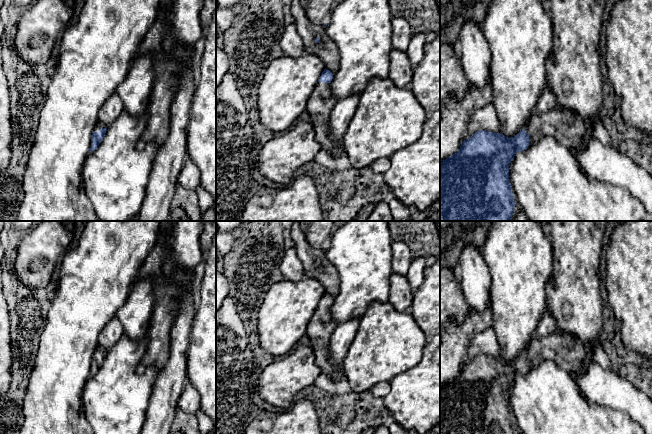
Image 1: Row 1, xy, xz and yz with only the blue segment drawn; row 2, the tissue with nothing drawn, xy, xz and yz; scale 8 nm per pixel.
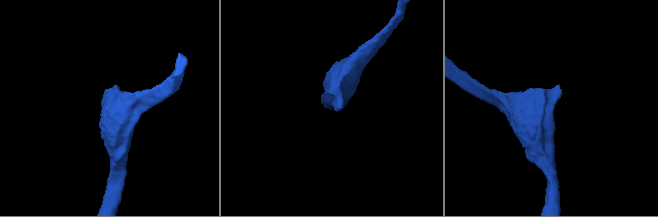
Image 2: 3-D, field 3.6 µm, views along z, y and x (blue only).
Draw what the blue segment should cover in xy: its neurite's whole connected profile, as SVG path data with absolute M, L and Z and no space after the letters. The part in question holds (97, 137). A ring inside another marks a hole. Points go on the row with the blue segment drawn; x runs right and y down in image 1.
M99 122L92 133L91 136L91 148L90 148L90 152L94 151L95 149L97 149L97 147L99 146L99 144L102 142L105 133L107 131L107 126L101 122Z

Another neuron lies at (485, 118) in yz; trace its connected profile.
M492 102L478 109L470 118L465 139L468 140L474 133L481 130L493 133L501 131L497 111Z

